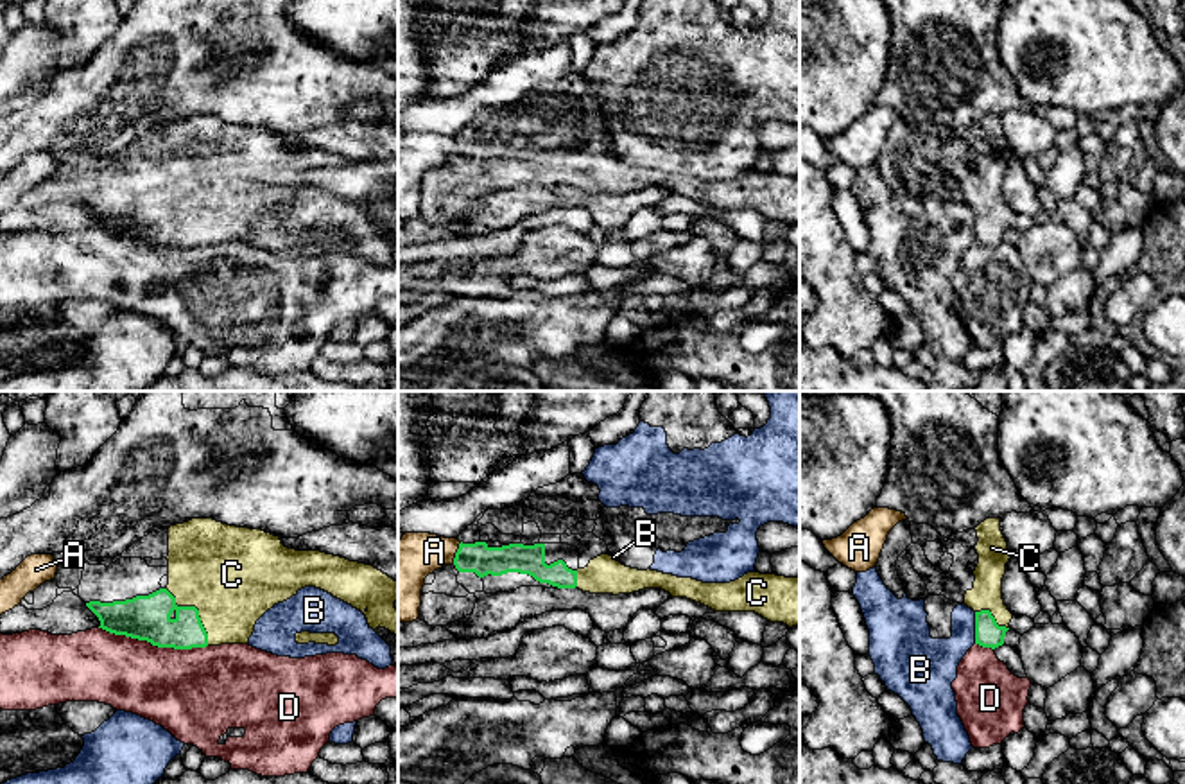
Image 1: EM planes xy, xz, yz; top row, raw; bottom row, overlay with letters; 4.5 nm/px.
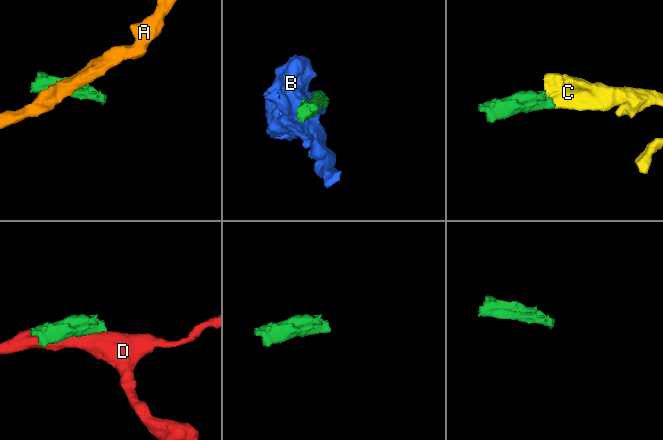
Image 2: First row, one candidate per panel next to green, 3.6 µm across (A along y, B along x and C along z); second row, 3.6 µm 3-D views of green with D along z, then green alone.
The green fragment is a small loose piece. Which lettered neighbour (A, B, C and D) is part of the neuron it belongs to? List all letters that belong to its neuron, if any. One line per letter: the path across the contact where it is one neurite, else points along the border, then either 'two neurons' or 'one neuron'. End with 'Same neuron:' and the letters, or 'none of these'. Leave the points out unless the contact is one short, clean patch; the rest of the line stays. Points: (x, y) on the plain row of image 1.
A: along xz (461, 140), (452, 162) | two neurons
B: along yz (974, 210), (976, 241) | two neurons
C: across xy (146, 216), (160, 203), (198, 209), (232, 173) | one neuron
D: two neurons
Same neuron: C

